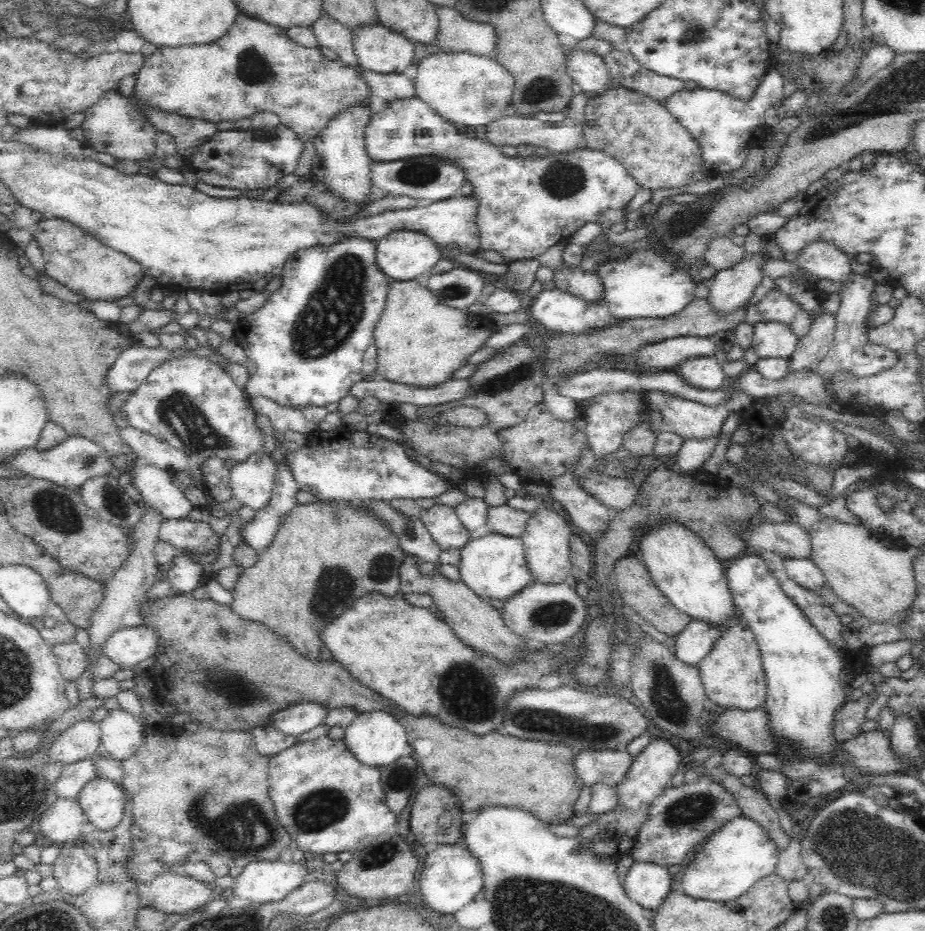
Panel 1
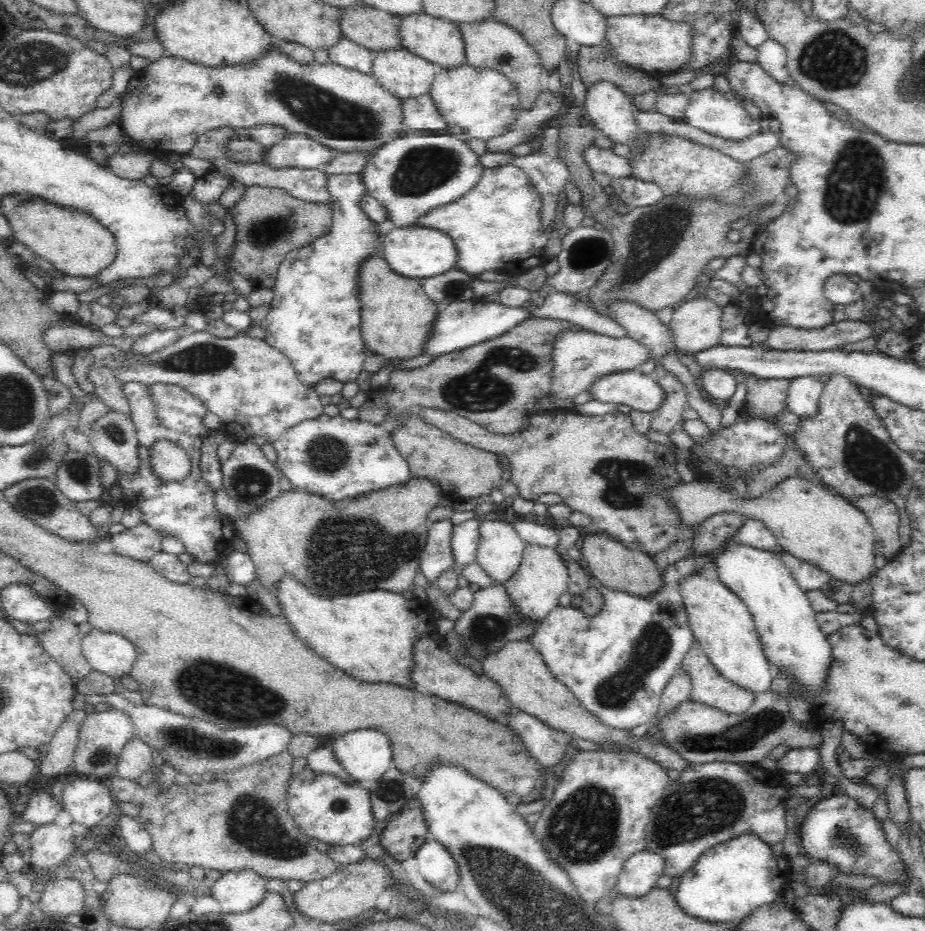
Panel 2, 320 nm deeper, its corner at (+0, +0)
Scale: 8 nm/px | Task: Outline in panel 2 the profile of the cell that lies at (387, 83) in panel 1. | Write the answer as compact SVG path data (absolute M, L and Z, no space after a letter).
M428 95L402 101L404 124L409 130L444 130L448 126L433 98Z

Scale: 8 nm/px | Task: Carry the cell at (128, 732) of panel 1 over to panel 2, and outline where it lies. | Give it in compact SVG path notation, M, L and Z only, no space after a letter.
M134 735L122 749L118 757L114 774L119 777L135 781L142 774L152 772L152 750L150 747Z

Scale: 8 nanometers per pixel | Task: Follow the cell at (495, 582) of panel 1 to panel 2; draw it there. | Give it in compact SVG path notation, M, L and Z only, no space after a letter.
M486 517L481 521L478 530L480 538L476 549L476 561L496 582L503 584L511 576L516 575L526 543L508 521Z

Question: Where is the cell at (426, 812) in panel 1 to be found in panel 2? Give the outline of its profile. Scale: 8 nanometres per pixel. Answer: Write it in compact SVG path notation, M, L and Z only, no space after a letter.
M405 808L384 822L380 847L399 863L413 858L423 846L427 832L422 809Z

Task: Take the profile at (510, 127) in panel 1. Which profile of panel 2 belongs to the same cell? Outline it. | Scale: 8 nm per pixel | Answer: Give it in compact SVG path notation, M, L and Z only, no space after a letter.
M594 144L584 151L584 161L594 173L602 173L615 178L632 177L630 160L614 154L612 149L598 148Z

